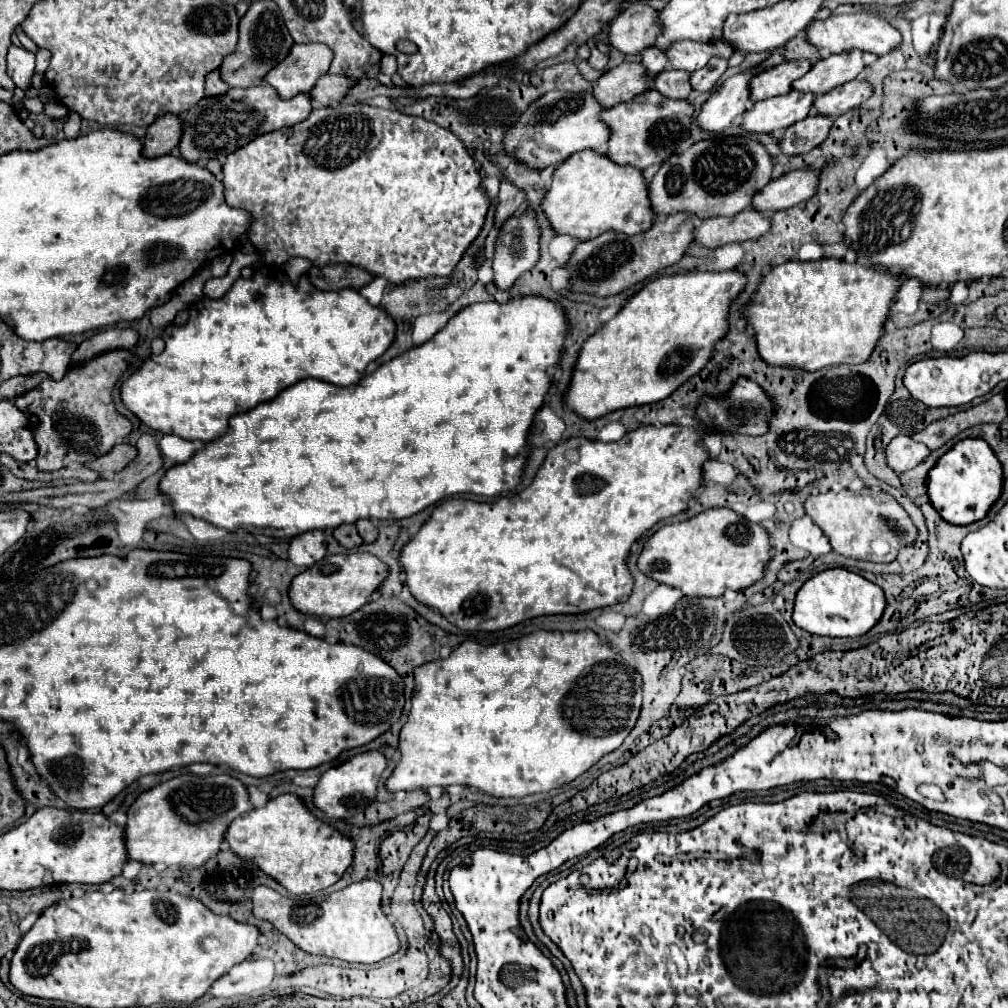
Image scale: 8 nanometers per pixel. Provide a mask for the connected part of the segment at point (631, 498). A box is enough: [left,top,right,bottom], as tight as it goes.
[399,379,773,631]

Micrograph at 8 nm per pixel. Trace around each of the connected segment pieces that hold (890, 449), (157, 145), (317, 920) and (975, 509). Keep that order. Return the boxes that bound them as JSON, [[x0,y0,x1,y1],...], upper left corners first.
[[885,435,931,473],[143,115,181,157],[253,881,399,963],[927,439,1001,525]]

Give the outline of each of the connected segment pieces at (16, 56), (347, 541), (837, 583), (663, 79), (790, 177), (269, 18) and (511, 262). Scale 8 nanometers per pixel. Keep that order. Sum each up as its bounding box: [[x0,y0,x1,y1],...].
[[7,45,35,89],[333,525,363,549],[793,569,885,637],[655,69,693,99],[751,169,817,215],[221,1,293,87],[493,211,539,291]]

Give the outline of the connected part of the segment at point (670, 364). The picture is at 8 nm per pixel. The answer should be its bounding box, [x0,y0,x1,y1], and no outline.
[563,271,745,421]

